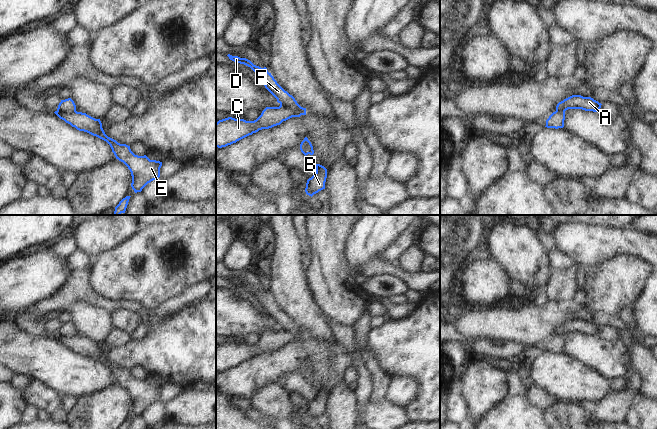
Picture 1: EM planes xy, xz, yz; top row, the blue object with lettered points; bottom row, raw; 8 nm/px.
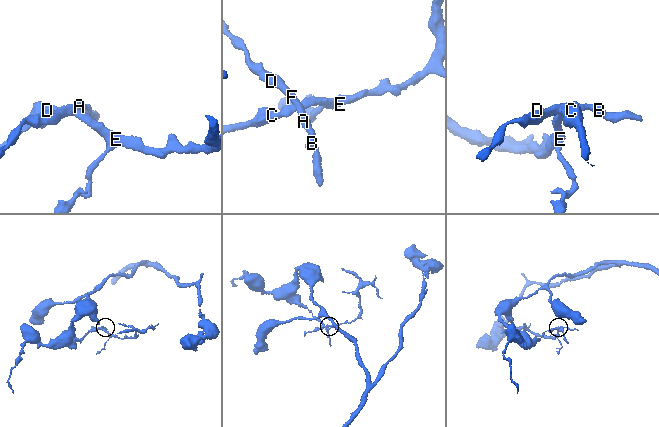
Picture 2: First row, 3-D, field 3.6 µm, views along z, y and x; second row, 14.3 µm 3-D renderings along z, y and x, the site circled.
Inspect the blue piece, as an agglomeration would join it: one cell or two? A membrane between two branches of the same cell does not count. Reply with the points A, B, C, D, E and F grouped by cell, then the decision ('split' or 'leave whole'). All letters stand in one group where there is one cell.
A B D F / C E; split

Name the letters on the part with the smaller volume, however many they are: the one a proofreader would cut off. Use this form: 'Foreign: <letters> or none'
Foreign: C, E

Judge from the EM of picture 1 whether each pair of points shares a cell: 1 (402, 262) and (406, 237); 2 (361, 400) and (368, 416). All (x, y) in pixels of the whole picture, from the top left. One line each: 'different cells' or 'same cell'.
1: different cells
2: different cells

